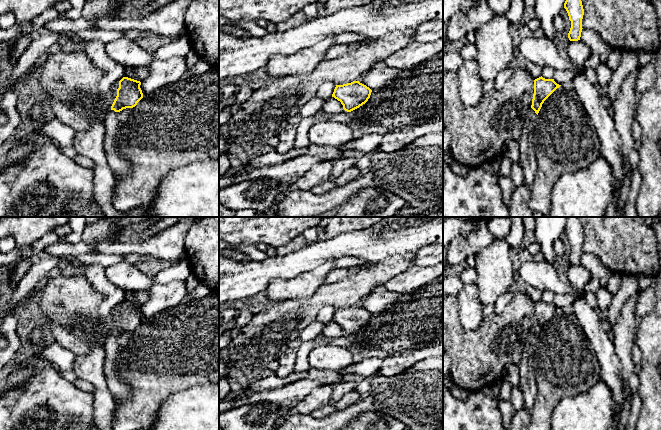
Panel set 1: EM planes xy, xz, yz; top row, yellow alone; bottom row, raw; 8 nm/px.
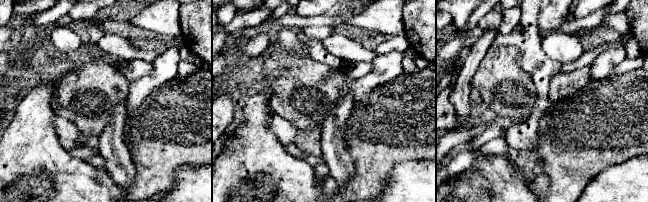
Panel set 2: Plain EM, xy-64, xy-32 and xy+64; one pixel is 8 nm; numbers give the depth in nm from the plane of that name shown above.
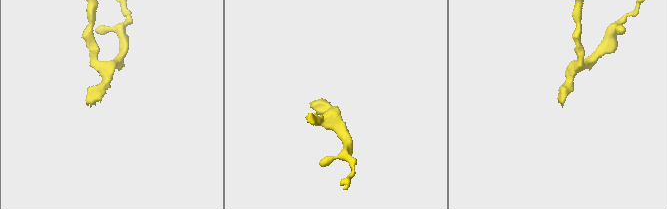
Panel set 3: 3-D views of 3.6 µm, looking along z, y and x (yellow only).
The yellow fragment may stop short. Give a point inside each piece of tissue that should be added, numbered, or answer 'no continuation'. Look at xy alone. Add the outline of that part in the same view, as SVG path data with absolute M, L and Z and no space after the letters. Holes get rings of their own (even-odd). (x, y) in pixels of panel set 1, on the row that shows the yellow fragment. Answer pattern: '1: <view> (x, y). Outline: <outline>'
1: xy (119, 165). Outline: M126 108L120 112L110 110L105 117L104 151L115 178L127 176L131 172L131 164L119 152L117 137L120 127L126 124L132 111L133 108Z

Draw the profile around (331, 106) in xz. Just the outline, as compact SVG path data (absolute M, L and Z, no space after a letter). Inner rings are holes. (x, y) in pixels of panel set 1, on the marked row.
M334 97L325 100L322 110L328 114L341 114L344 112L343 105Z

